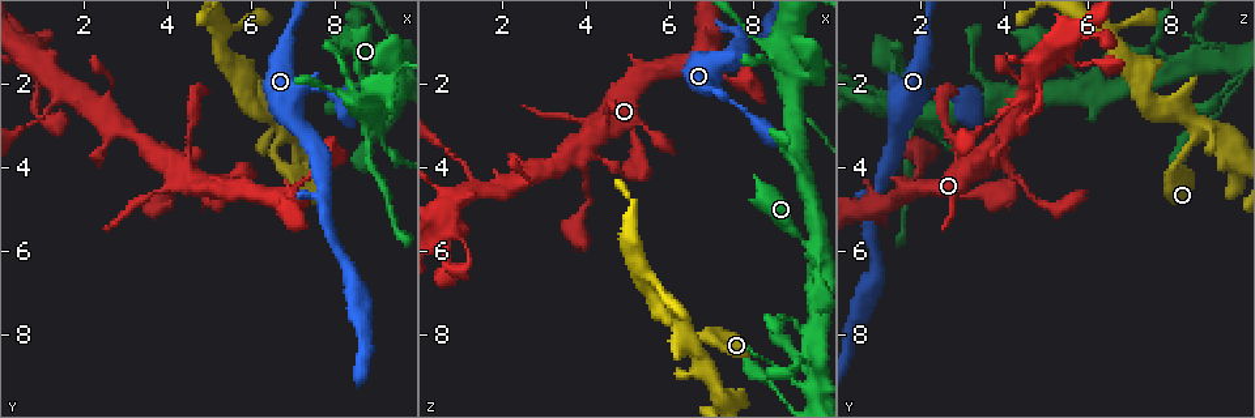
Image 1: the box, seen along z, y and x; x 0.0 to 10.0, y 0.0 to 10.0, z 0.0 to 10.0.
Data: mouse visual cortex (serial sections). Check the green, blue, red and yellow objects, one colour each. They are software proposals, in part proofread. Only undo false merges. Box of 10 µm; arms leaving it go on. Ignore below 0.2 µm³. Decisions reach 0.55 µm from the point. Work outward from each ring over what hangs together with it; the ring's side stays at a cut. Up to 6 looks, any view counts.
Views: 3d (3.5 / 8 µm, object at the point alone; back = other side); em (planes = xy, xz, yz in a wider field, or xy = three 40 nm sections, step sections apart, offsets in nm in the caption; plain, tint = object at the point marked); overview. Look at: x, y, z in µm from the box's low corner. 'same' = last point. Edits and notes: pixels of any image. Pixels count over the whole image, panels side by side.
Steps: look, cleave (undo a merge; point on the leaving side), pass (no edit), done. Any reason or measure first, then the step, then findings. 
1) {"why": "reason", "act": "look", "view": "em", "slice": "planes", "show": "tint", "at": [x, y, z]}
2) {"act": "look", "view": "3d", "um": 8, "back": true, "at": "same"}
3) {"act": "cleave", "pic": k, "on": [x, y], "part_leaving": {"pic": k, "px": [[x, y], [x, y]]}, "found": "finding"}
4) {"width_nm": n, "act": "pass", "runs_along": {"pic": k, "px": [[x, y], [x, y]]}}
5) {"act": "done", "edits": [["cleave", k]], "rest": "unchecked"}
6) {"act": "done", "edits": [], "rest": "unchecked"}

{"why": "two arms in line, one across", "act": "look", "view": "3d", "um": 3.5, "at": [9.20, 1.85, 5.80]}

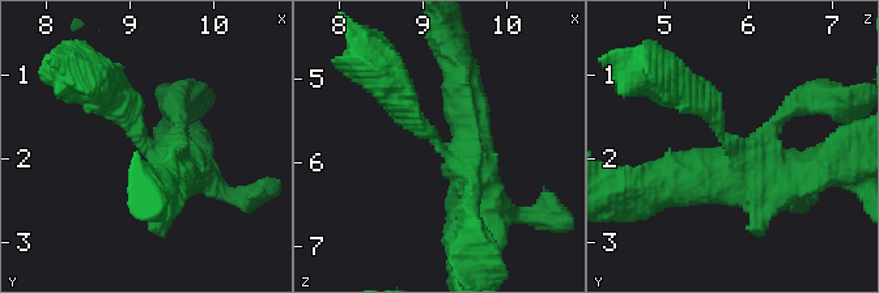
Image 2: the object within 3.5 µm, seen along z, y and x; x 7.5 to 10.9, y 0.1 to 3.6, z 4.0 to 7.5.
{"act": "look", "view": "em", "slice": "xy", "step": 3, "show": "tint", "at": [9.20, 1.85, 5.80]}

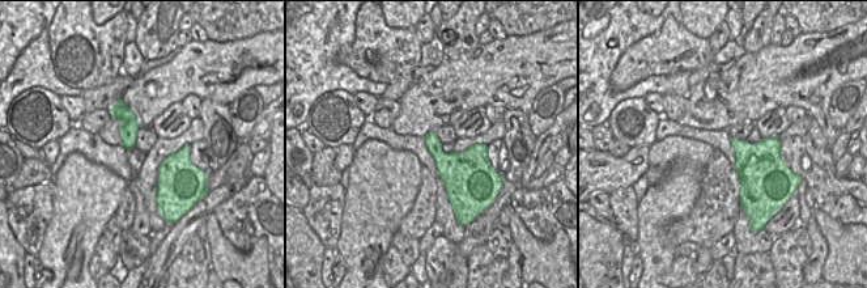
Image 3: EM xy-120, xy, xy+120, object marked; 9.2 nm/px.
{"why": "another direction", "act": "look", "view": "em", "slice": "xy", "step": 1, "show": "tint", "at": "same"}

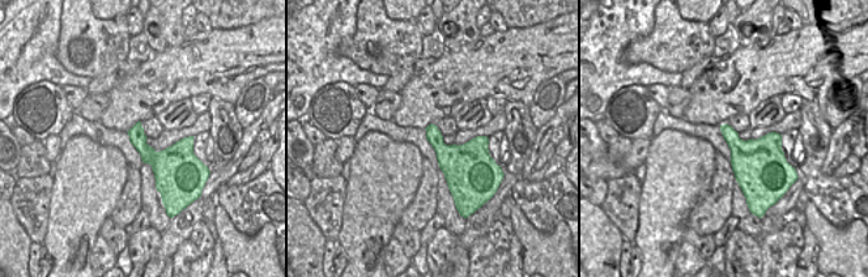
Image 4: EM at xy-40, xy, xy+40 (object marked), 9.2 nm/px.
{"act": "pass", "runs_along": {"pic": 2, "px": [[101, 89], [178, 174], [173, 182]]}, "found": "continuous, no second cell"}

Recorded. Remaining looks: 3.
{"why": "abrupt turn", "act": "look", "view": "3d", "um": 3.5, "at": [7.45, 2.20, 2.45]}

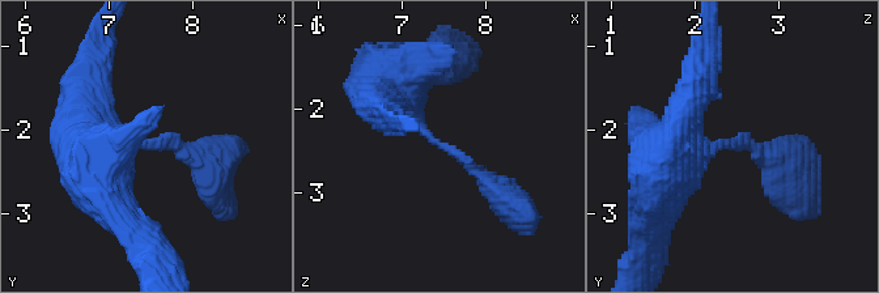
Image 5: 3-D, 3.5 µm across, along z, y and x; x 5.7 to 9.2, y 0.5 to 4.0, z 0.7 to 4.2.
{"act": "look", "view": "em", "slice": "planes", "show": "plain", "at": [7.50, 2.20, 2.45]}

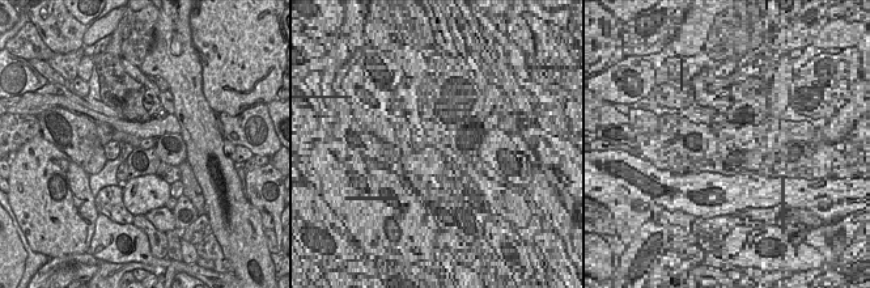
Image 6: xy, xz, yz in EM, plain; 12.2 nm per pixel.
{"act": "look", "view": "em", "slice": "planes", "show": "tint", "at": "same"}

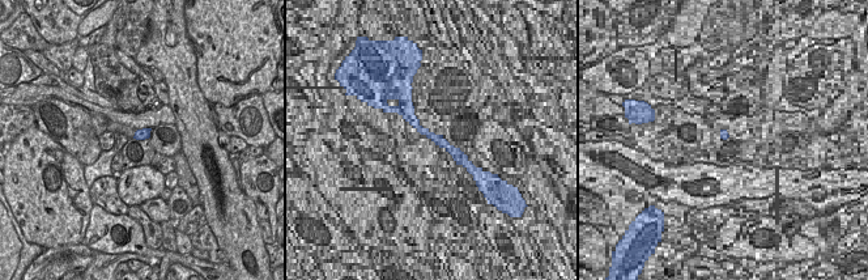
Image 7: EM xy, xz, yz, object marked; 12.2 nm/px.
{"act": "pass", "runs_along": {"pic": 5, "px": [[387, 76], [420, 130], [505, 198]]}, "found": "all the same cell"}

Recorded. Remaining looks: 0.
{"act": "done", "edits": [], "rest": "unchecked"}

